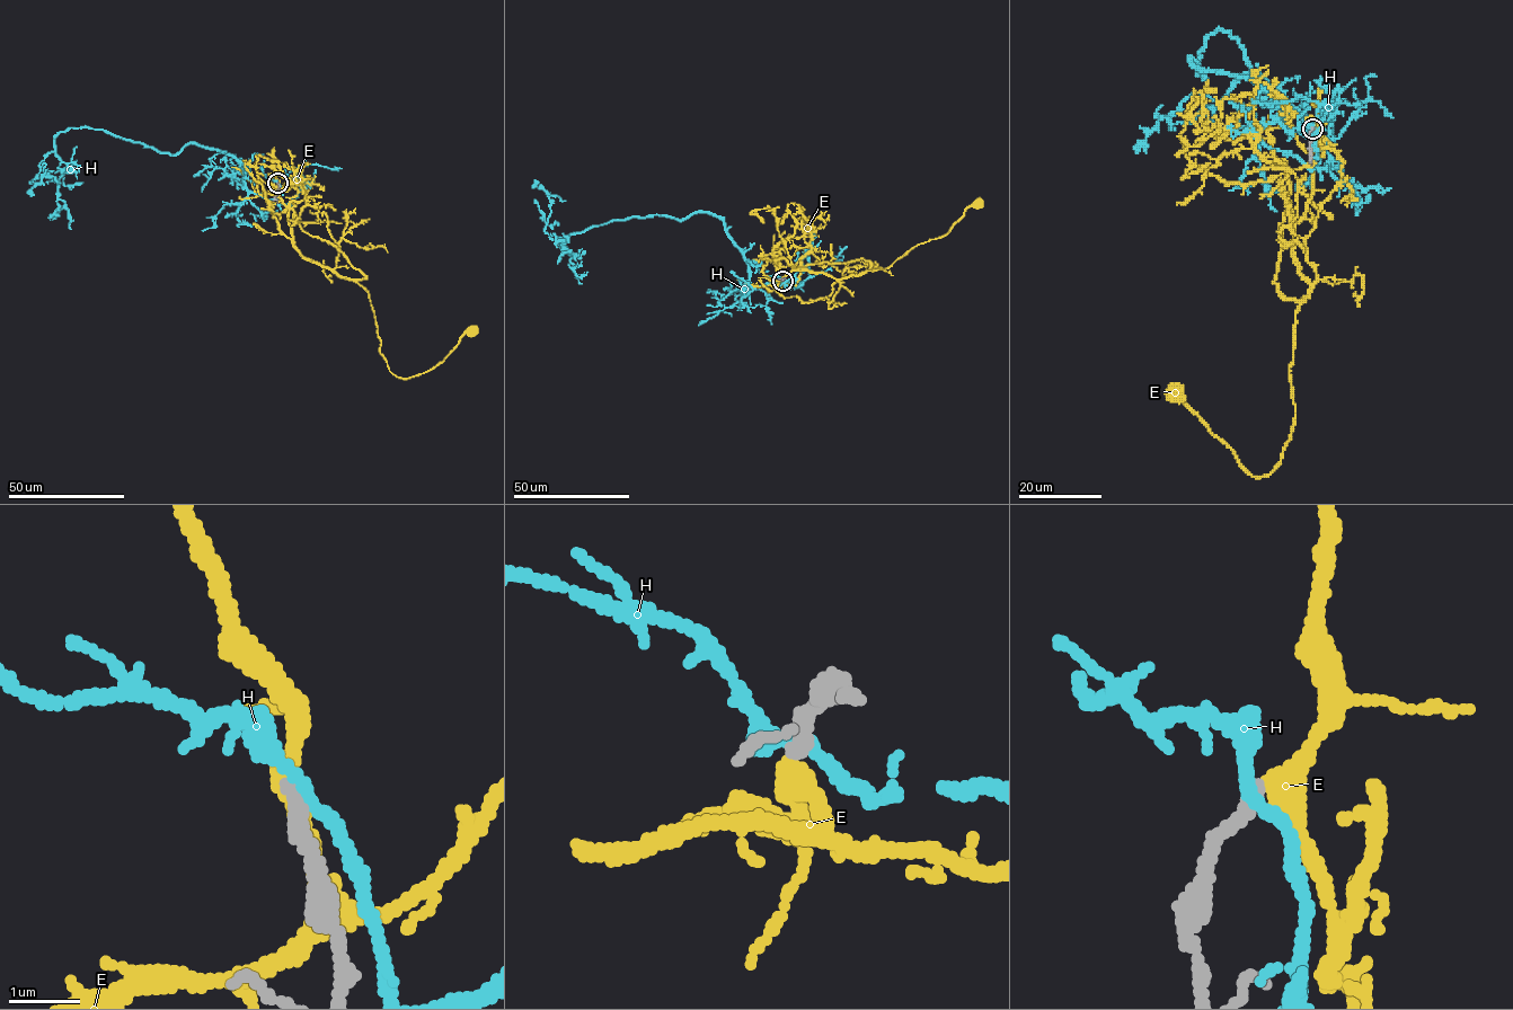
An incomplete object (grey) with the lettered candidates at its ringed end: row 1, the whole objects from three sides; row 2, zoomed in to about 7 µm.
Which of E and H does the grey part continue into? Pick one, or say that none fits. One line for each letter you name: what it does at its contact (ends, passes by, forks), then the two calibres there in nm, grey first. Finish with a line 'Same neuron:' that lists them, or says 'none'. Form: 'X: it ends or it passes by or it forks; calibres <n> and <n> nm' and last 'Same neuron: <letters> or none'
Same neuron: none

